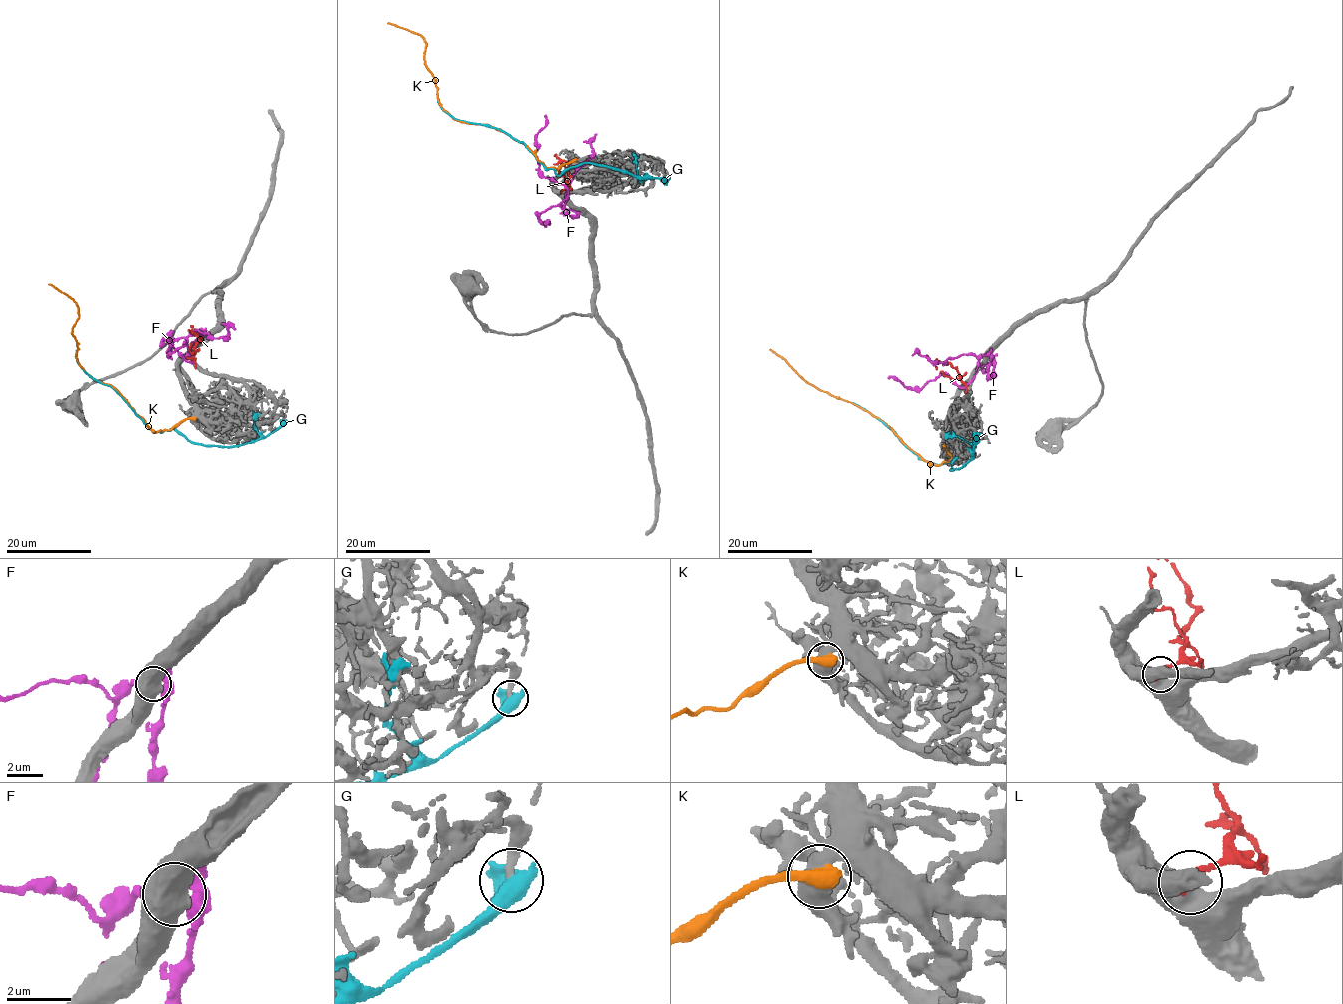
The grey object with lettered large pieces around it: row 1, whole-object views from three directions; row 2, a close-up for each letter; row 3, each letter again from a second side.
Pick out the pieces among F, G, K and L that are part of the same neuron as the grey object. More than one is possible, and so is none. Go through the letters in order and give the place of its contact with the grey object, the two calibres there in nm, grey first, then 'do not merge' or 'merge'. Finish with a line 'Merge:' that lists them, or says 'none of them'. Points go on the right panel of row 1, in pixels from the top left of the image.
F: contact (988, 355); calibres 800 and 360 nm; do not merge
G: contact (975, 435); calibres 280 and 480 nm; do not merge
K: contact (944, 445); calibres 600 and 550 nm; do not merge
L: contact (967, 384); calibres 850 and 220 nm; do not merge
Merge: none of them

